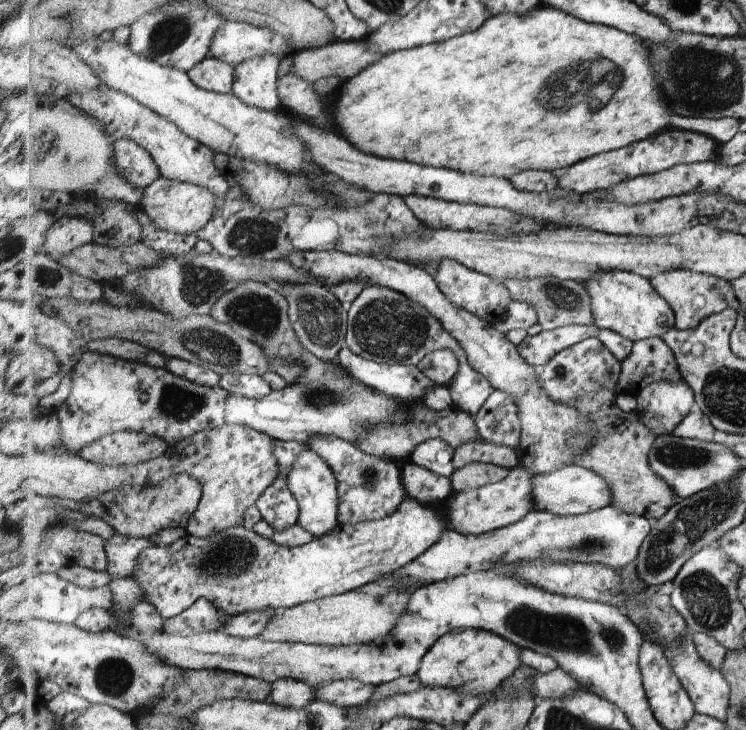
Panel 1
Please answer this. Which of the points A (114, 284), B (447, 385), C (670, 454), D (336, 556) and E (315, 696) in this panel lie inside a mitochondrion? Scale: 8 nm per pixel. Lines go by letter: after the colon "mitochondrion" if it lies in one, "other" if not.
A: other
B: other
C: mitochondrion
D: other
E: other

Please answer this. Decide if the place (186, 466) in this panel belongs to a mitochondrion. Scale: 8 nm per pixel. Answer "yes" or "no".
no

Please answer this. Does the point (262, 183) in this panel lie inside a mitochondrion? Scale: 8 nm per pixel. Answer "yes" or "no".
no

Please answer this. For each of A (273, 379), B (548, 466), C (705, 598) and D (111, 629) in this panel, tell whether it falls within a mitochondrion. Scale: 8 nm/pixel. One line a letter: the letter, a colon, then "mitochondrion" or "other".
A: other
B: other
C: mitochondrion
D: other

